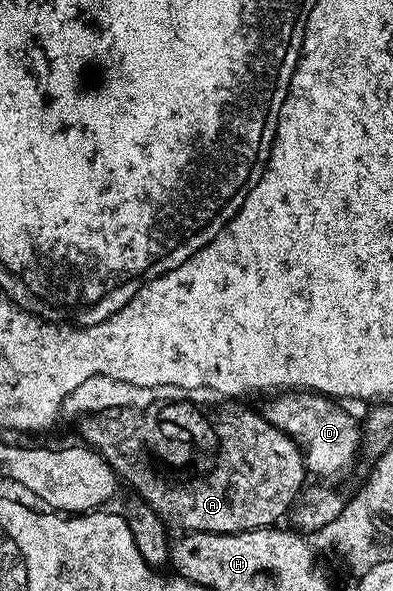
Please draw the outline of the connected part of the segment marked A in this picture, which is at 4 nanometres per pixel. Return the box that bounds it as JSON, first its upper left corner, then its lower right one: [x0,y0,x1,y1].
[63,377,307,533]

